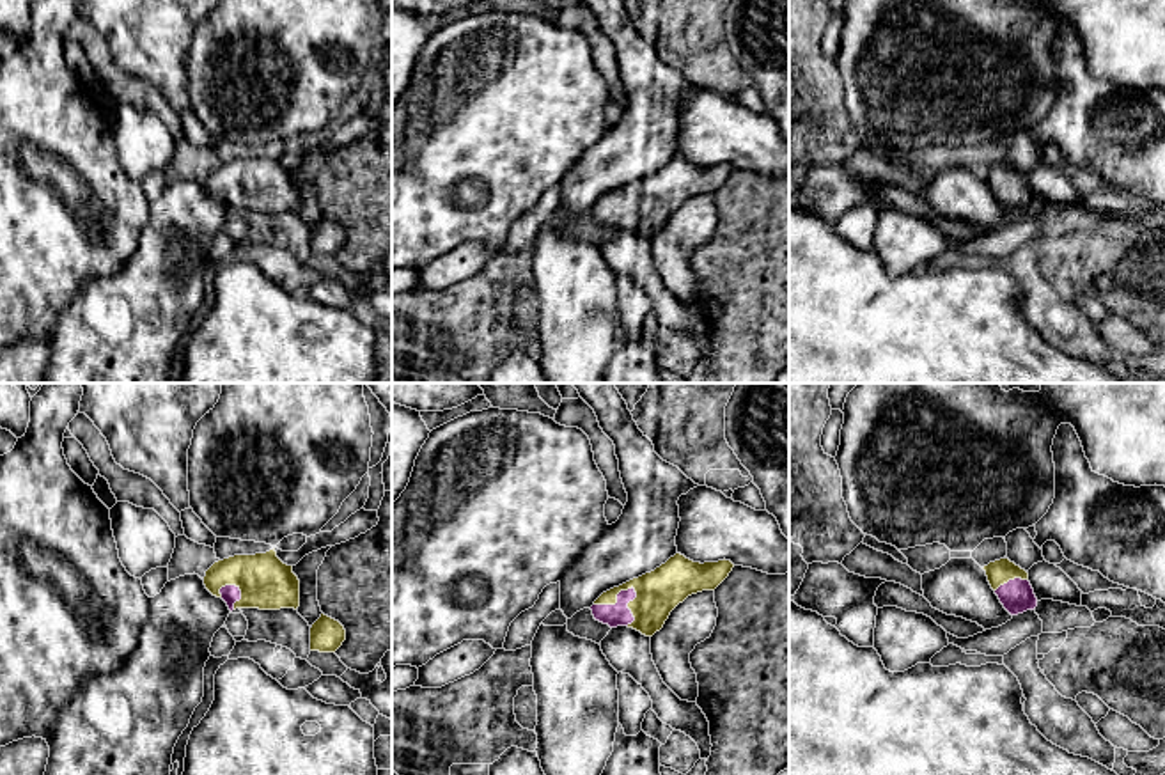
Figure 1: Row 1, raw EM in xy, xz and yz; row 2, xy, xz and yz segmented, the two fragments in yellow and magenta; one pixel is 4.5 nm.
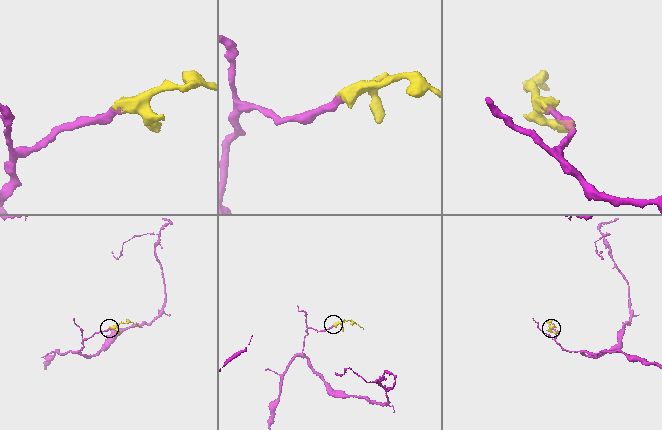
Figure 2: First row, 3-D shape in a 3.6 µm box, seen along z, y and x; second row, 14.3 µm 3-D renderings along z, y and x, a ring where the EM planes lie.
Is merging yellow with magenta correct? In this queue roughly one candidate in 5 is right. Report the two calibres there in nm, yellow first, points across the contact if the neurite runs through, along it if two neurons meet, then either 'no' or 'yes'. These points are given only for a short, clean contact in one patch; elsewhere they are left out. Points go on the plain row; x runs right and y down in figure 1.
200/100 nm | across xz (658, 195), (632, 190), (616, 203), (619, 217) | yes

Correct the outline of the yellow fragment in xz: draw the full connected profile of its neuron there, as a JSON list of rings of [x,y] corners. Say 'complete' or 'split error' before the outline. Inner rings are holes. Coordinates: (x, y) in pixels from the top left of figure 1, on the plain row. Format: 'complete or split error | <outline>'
split error | [[[681,156],[651,176],[603,195],[590,209],[596,223],[628,229],[645,239],[660,234],[688,199],[715,193],[732,174],[731,163],[693,165]]]

